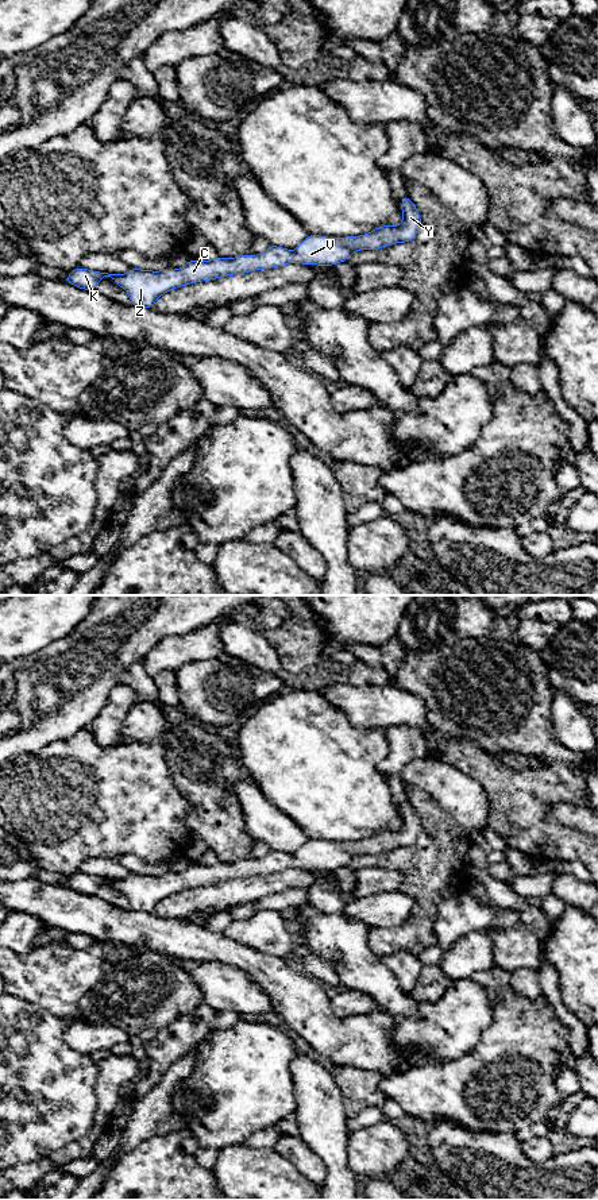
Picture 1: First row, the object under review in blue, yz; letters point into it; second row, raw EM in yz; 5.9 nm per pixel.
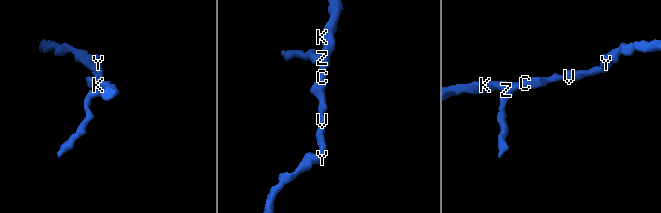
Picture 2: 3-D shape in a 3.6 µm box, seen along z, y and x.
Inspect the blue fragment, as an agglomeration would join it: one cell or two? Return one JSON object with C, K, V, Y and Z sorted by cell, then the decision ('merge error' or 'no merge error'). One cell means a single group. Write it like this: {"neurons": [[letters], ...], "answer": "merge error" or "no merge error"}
{"neurons": [["C", "K", "V", "Y", "Z"]], "answer": "no merge error"}

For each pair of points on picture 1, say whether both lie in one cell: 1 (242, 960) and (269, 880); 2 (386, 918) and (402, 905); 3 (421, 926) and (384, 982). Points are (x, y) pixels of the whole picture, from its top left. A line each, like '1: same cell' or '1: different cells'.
1: different cells
2: same cell
3: different cells

